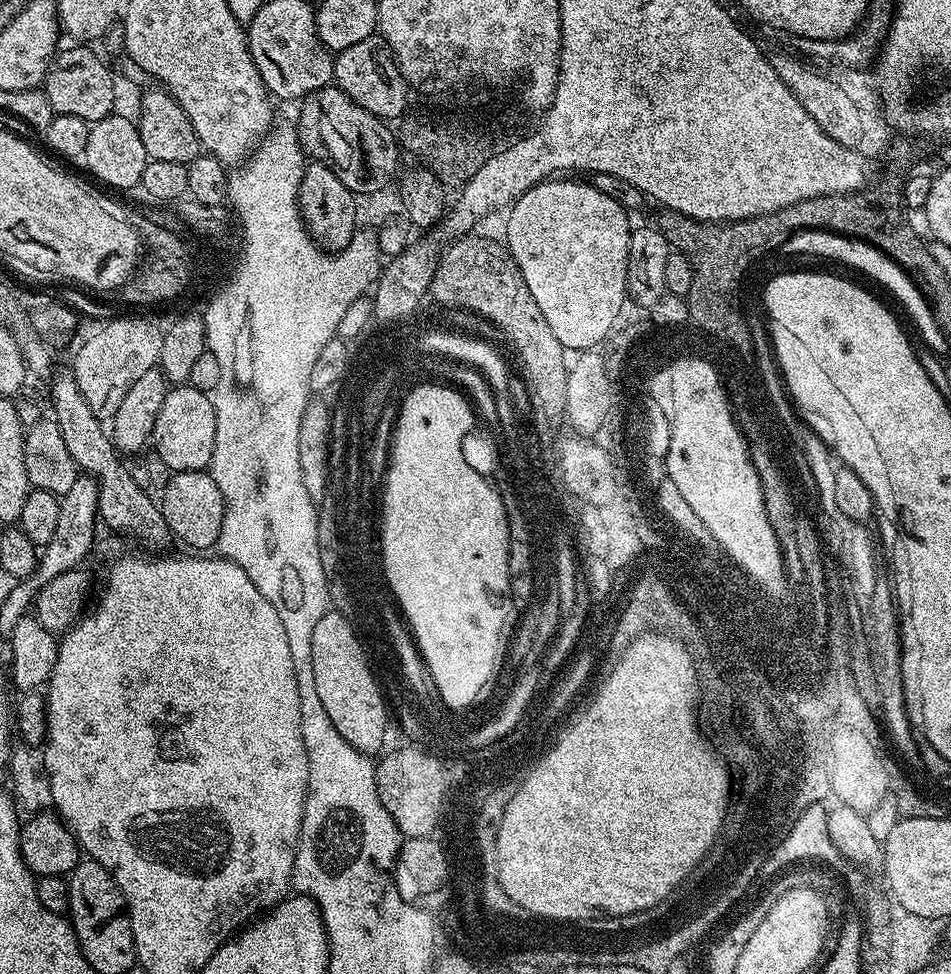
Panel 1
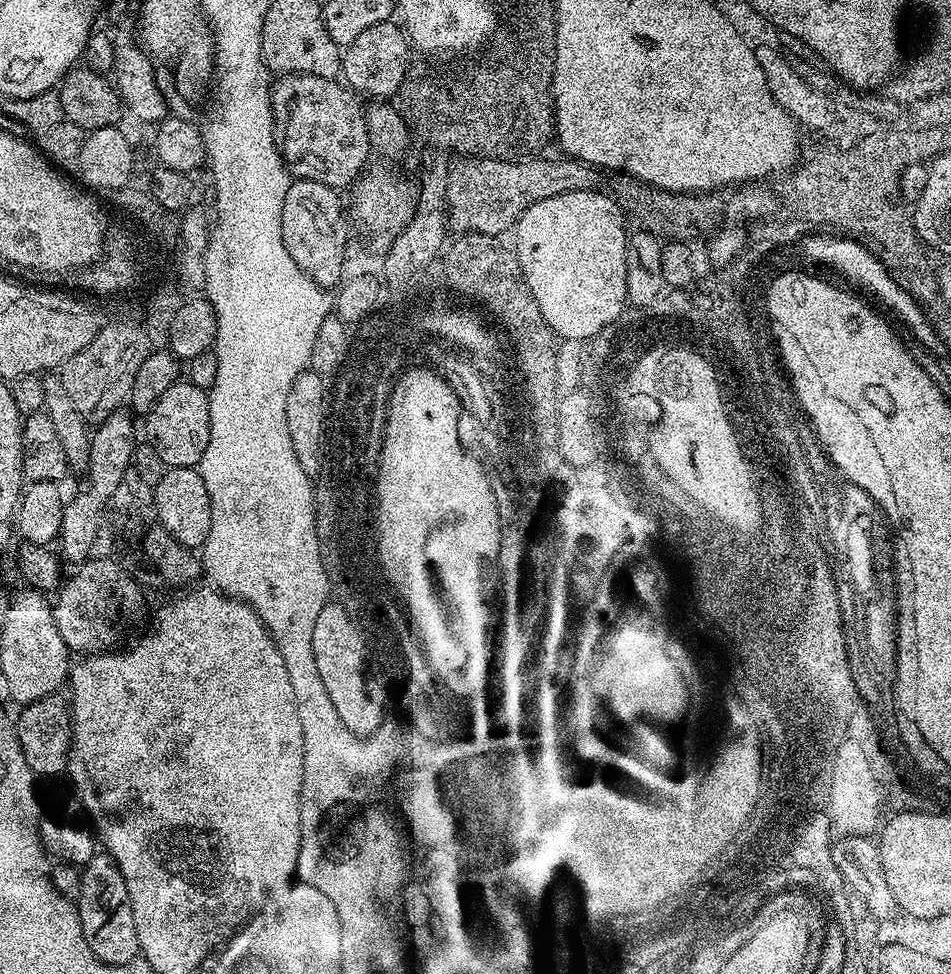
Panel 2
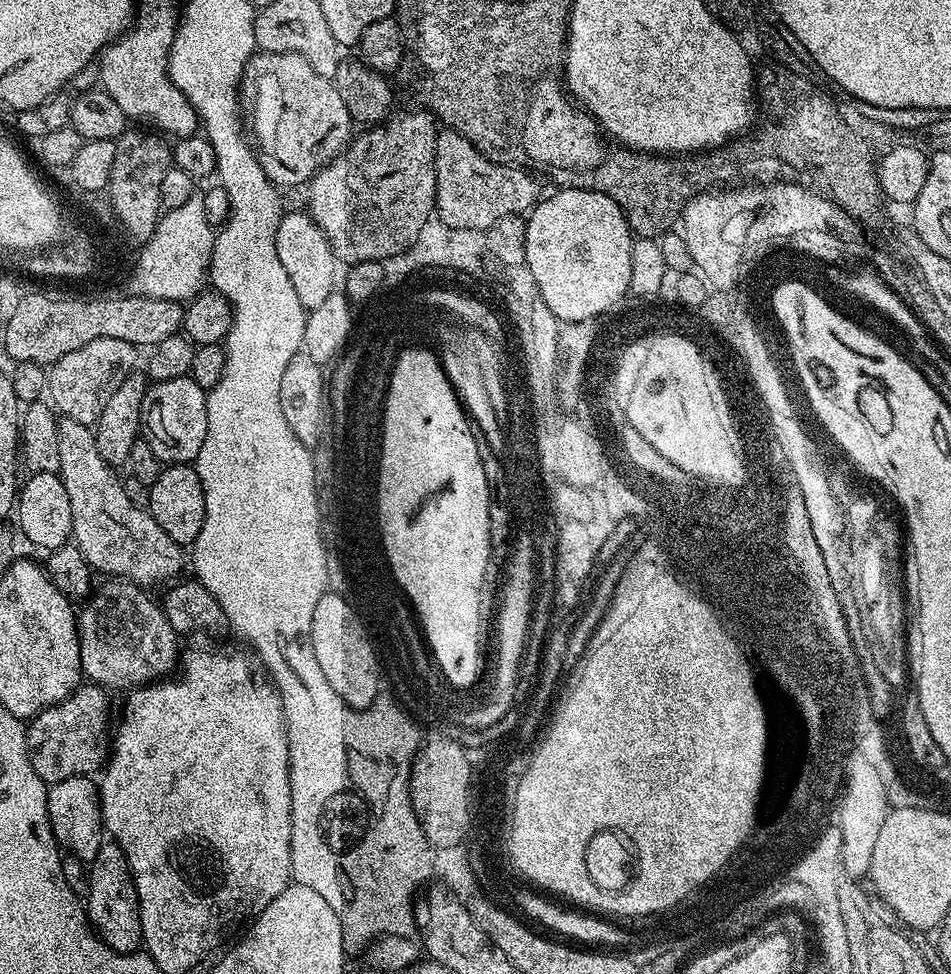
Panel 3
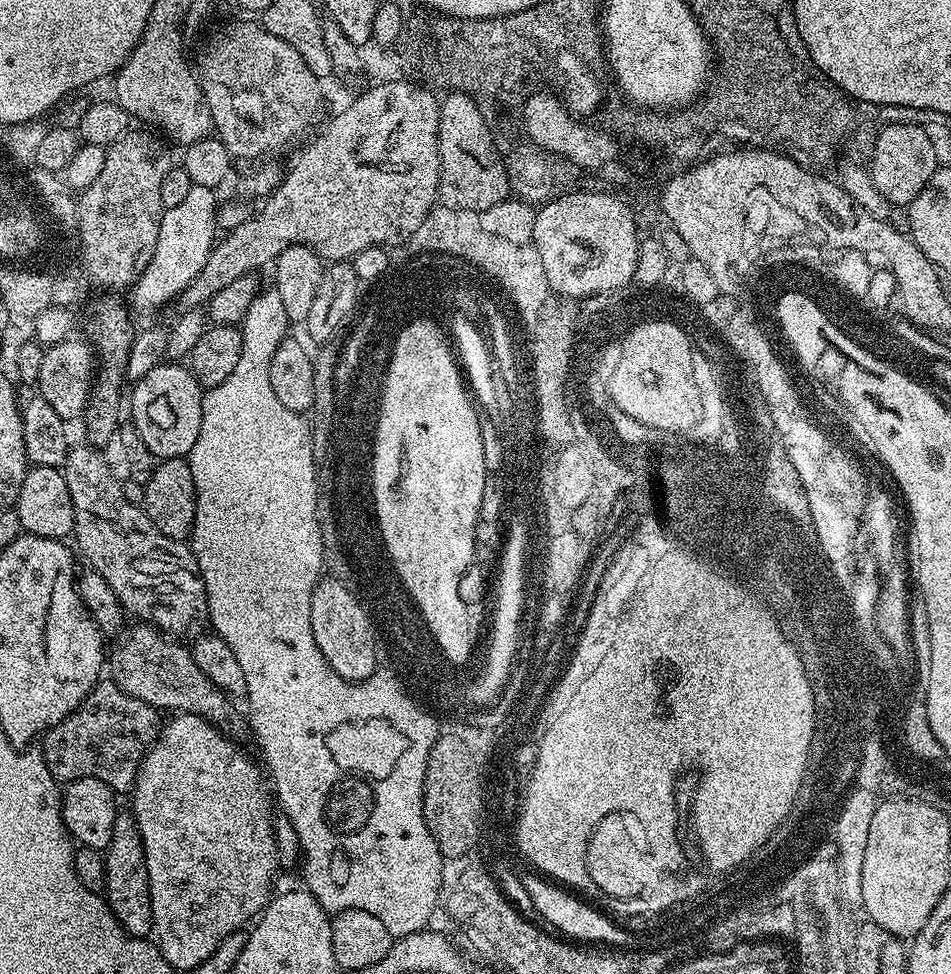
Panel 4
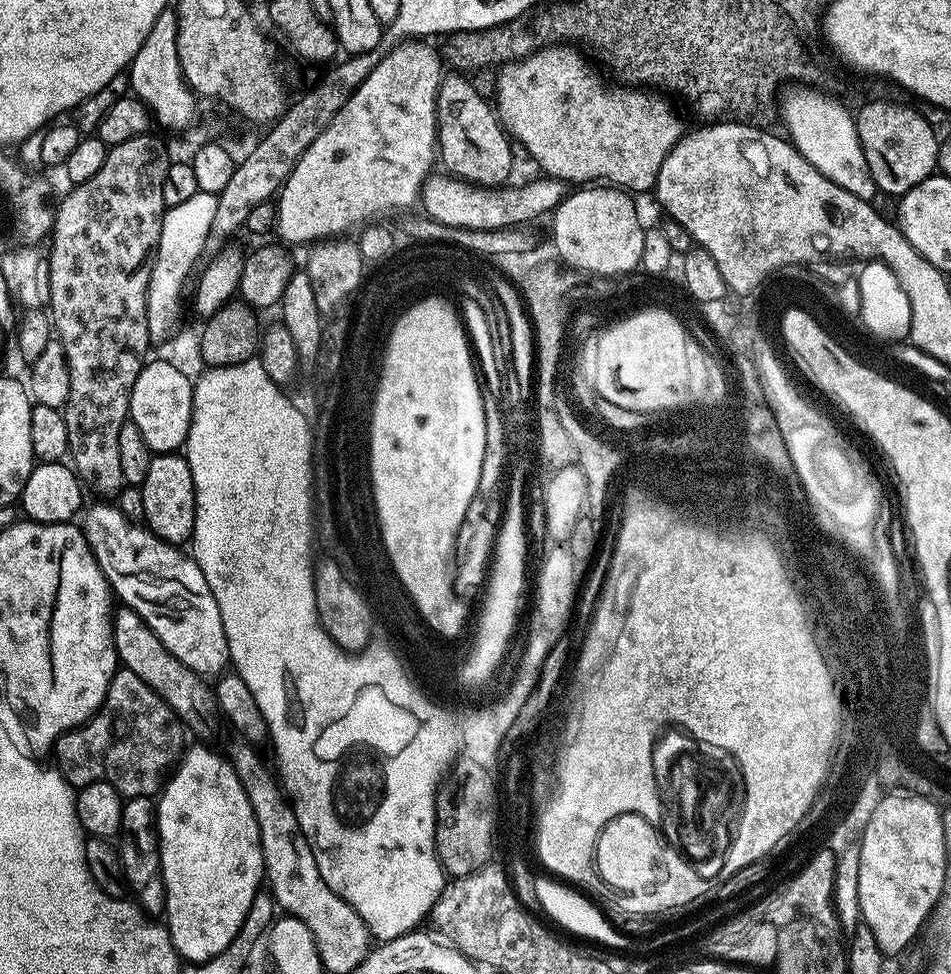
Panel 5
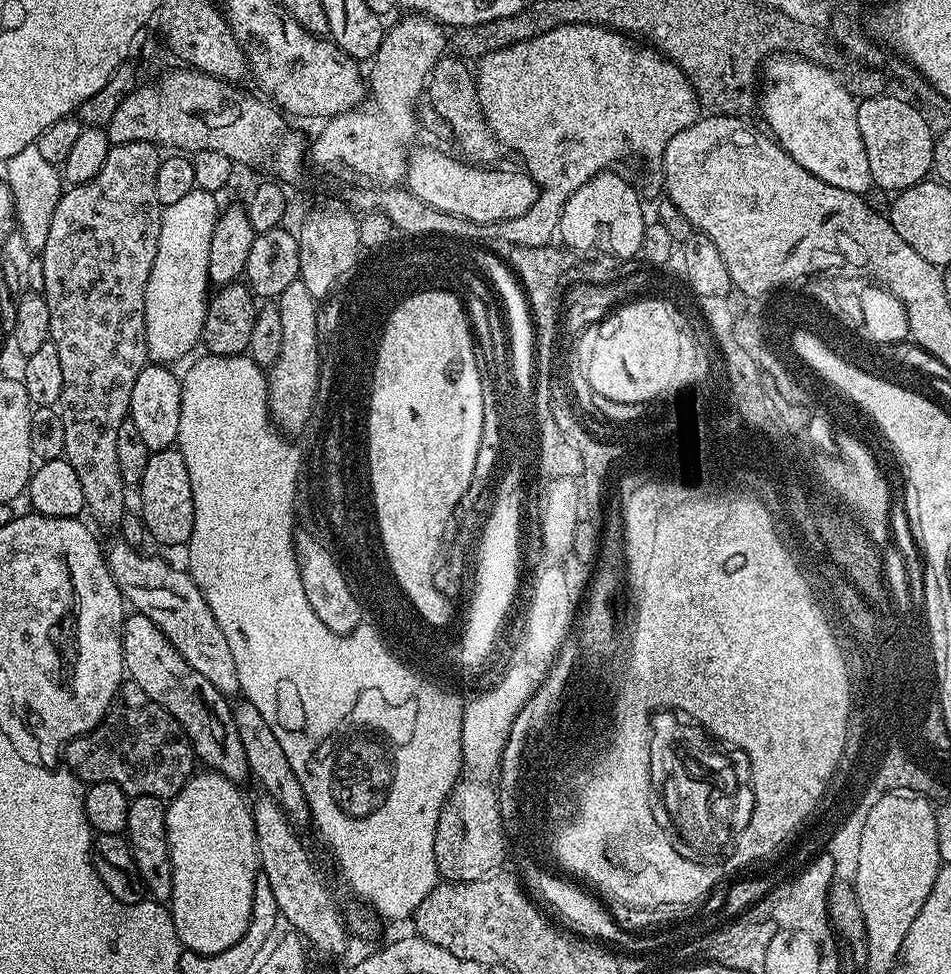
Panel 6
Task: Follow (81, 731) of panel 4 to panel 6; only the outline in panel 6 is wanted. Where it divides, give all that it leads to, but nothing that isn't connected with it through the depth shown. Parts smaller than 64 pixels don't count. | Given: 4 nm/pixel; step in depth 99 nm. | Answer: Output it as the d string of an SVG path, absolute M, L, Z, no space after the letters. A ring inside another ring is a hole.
M128 682L117 692L112 703L104 713L104 721L92 732L69 740L62 749L62 760L67 771L72 772L85 785L98 782L114 782L122 786L128 797L153 796L162 801L169 801L177 796L194 775L194 753L188 735L178 726L178 722L162 706L158 706L142 690L142 686Z

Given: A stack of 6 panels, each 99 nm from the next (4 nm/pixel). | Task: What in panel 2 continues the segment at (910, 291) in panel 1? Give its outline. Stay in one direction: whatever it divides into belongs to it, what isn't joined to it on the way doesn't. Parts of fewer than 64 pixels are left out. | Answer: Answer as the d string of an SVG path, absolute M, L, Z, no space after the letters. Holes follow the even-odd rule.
M812 234L805 235L799 241L800 248L804 251L804 256L808 260L812 260L816 256L816 260L820 264L829 264L836 272L841 272L844 276L849 276L856 284L861 284L864 288L869 288L882 303L888 308L893 308L898 315L904 319L904 324L909 328L913 337L917 335L930 336L932 327L930 322L922 314L920 305L916 303L914 298L910 298L910 294L906 294L906 290L902 290L902 286L898 286L898 282L894 282L894 278L890 278L890 274L886 270L886 266L876 257L870 249L859 244L851 238L840 238L844 240L832 240L829 244L816 244L816 240Z

